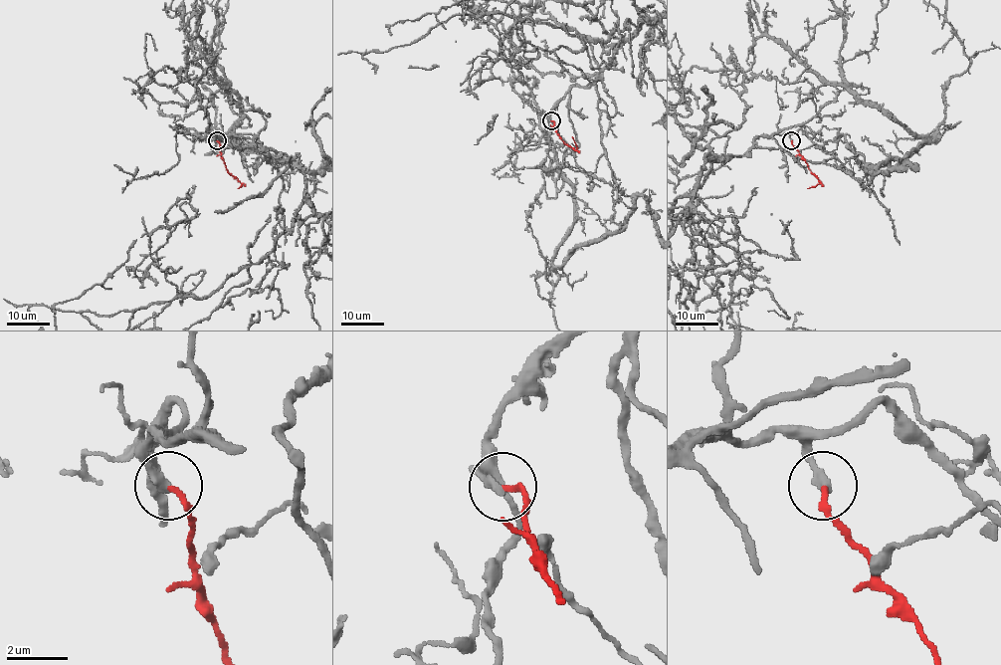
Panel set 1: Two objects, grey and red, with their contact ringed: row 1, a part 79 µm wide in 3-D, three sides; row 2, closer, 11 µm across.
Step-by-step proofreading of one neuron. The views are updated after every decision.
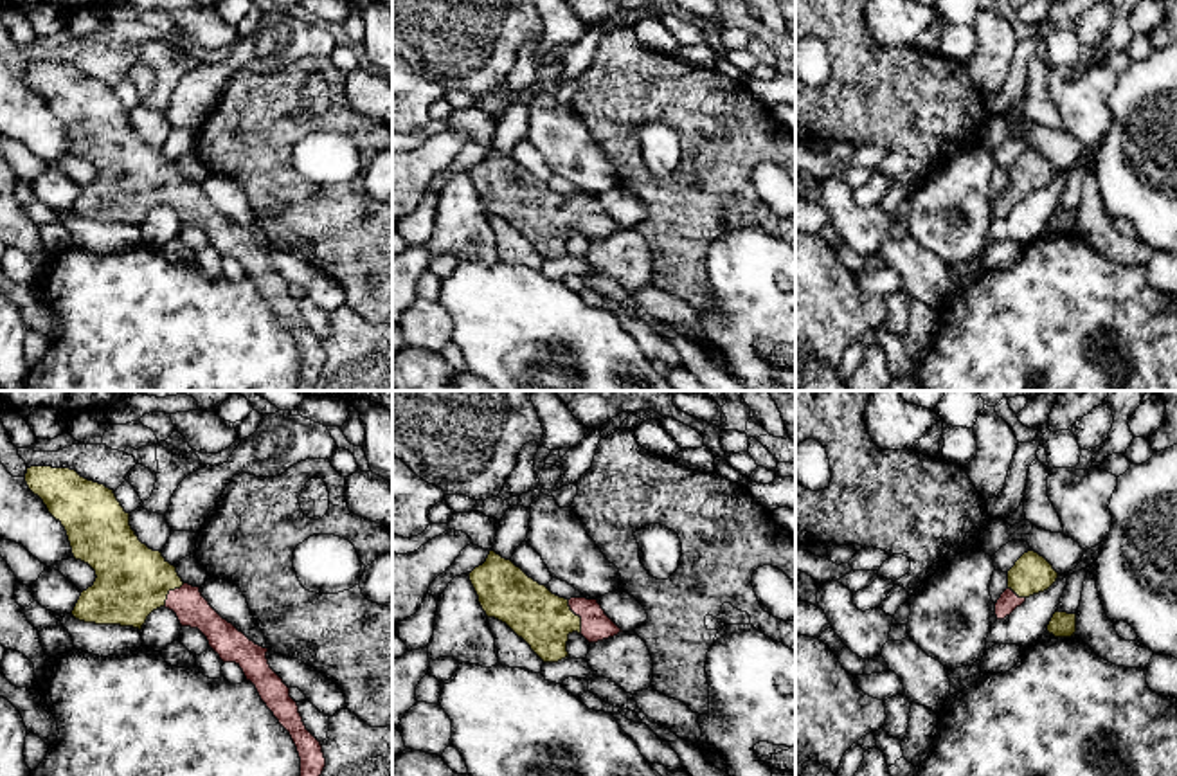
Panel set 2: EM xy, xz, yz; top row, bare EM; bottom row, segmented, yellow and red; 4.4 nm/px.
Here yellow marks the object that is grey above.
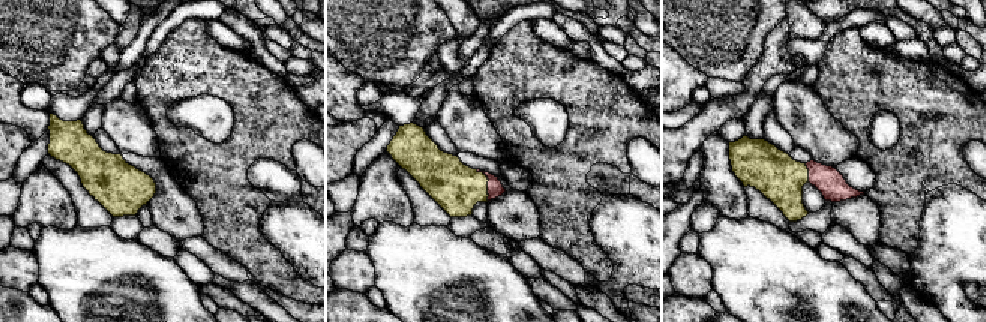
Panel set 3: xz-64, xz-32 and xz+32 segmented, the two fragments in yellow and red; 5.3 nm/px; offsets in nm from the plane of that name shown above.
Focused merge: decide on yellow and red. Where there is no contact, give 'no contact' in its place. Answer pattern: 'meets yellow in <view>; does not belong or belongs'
meets yellow in xz; belongs

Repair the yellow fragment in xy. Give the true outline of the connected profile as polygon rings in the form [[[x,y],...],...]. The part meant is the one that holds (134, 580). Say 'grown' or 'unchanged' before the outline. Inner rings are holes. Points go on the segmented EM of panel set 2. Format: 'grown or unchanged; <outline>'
grown; [[[31,466],[25,474],[29,490],[38,495],[49,513],[61,522],[67,531],[76,560],[88,564],[95,571],[92,587],[81,592],[72,616],[85,623],[121,625],[142,628],[148,616],[166,607],[173,610],[182,627],[198,628],[209,641],[209,646],[223,663],[236,663],[247,681],[250,681],[261,700],[274,713],[279,724],[290,733],[299,758],[301,776],[320,776],[326,758],[320,742],[306,729],[297,702],[290,697],[290,688],[270,668],[266,652],[223,619],[202,596],[200,587],[184,583],[160,551],[149,549],[139,540],[130,526],[130,513],[124,511],[113,490],[88,481],[70,468]]]

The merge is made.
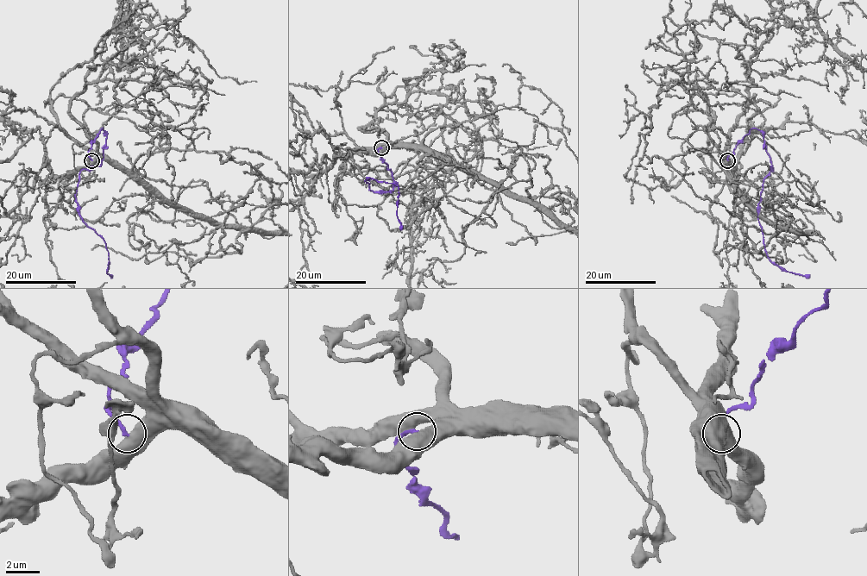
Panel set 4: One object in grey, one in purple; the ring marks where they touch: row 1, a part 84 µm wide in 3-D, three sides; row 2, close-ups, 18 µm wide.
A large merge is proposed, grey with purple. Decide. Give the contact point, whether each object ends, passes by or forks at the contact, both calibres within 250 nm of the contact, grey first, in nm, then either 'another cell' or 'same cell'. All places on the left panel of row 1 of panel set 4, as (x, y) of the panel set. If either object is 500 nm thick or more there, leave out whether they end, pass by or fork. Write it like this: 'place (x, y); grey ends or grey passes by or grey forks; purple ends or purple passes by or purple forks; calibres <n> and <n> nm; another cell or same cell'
place (91, 160); calibres 700 and 240 nm; another cell

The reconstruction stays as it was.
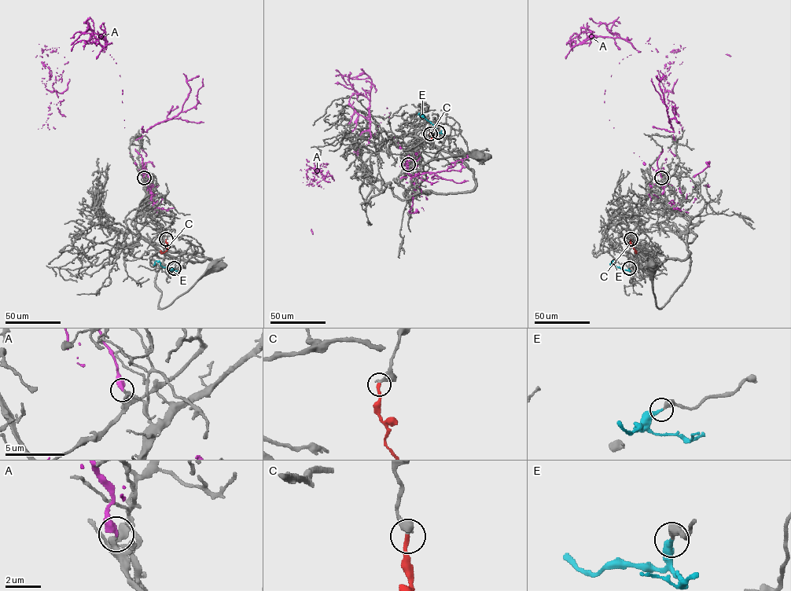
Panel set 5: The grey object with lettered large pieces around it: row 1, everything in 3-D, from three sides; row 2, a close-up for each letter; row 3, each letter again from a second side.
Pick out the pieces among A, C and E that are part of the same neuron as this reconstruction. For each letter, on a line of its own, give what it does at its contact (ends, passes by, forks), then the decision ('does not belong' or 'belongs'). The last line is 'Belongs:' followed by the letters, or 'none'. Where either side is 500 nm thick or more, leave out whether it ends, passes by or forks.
A: it ends | does not belong
C: it ends | belongs
E: it ends | belongs
Belongs: C, E

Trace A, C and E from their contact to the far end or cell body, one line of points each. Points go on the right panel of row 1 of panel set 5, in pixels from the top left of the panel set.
A: (661, 178), (613, 127), (604, 102), (627, 56), (614, 38), (651, 50), (677, 79), (667, 97), (681, 128)
C: (630, 239), (635, 251)
E: (629, 268), (623, 270), (612, 261), (611, 265)

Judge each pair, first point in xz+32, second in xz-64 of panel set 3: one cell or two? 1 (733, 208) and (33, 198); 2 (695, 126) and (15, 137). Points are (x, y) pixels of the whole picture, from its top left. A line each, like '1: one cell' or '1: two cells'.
1: one cell
2: one cell

